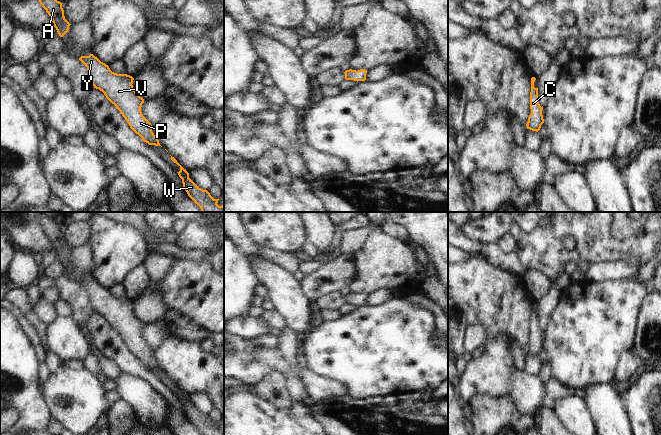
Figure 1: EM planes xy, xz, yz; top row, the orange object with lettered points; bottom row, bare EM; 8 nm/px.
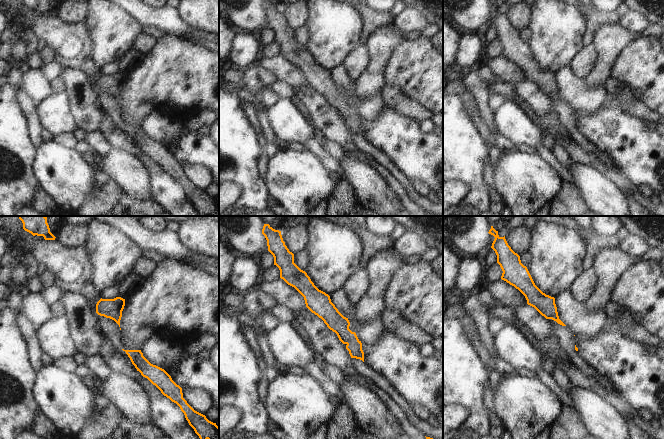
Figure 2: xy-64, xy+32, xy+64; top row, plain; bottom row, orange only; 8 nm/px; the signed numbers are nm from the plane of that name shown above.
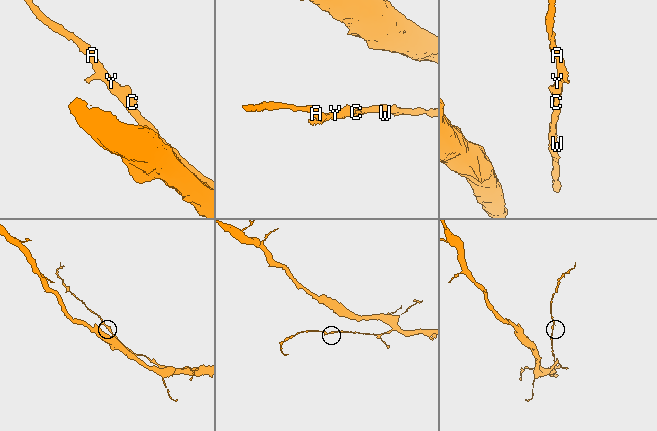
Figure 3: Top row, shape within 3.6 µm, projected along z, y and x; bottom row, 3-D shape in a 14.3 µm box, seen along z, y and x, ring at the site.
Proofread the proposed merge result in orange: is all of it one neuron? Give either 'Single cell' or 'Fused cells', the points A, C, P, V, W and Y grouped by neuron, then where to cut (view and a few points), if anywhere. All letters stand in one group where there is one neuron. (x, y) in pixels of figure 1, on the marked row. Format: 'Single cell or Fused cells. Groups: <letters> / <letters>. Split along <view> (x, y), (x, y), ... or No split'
Single cell. Groups: A C P V W Y. No split.

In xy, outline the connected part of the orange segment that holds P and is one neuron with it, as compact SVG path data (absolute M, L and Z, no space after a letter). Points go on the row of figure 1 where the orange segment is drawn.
M93 54L81 56L79 60L87 67L88 76L94 88L104 93L116 106L130 128L149 145L161 146L152 132L151 123L141 112L144 99L133 88L134 78L127 74L117 74Z

